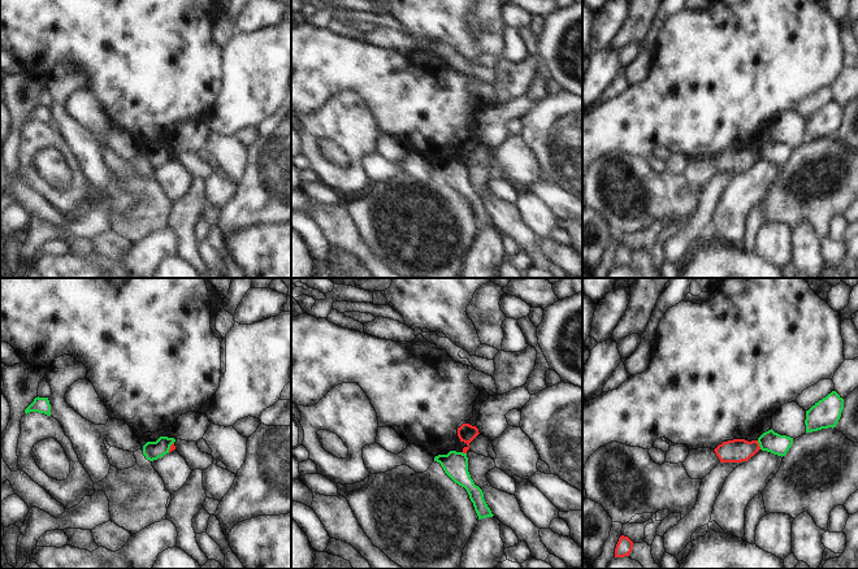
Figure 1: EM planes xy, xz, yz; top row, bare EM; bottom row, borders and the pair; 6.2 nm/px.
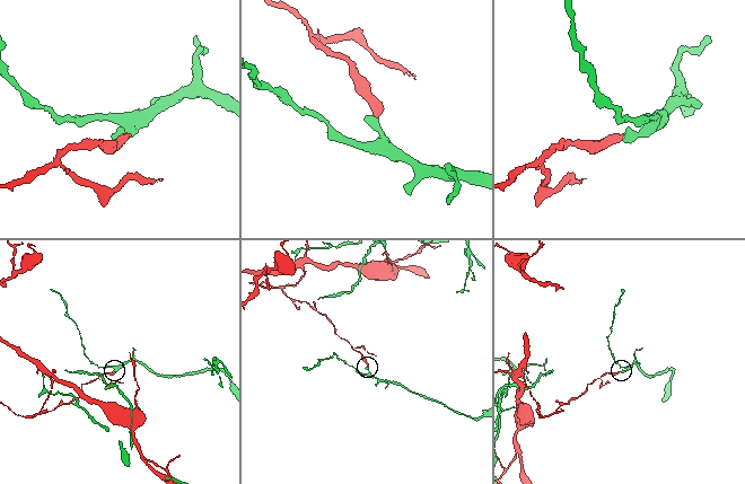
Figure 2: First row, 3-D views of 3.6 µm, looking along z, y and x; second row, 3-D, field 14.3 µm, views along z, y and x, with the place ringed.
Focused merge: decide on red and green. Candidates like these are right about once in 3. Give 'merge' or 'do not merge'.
do not merge

